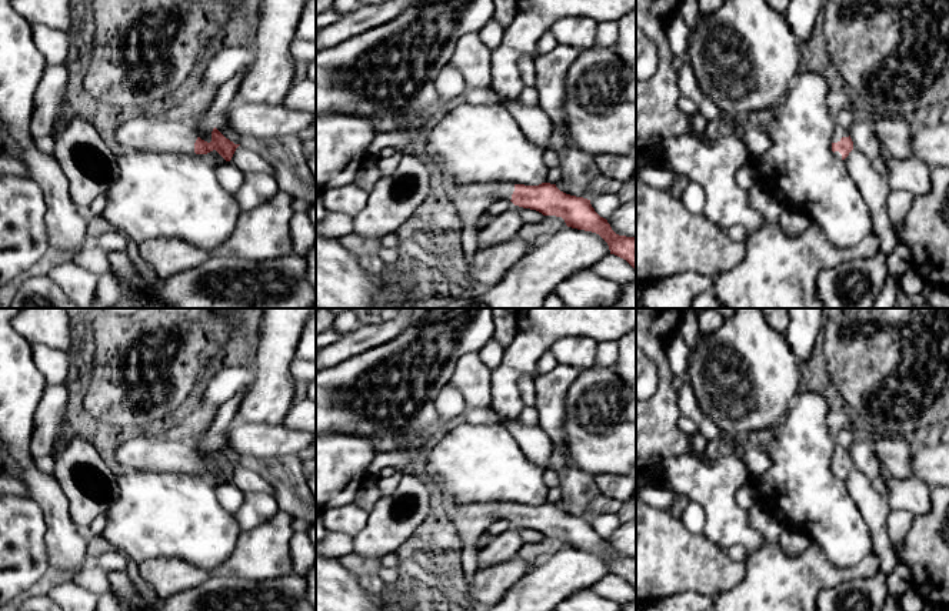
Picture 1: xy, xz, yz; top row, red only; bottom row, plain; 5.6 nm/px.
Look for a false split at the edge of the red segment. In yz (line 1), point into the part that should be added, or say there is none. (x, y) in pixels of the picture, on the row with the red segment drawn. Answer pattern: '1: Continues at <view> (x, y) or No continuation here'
1: Continues at yz (839, 132)

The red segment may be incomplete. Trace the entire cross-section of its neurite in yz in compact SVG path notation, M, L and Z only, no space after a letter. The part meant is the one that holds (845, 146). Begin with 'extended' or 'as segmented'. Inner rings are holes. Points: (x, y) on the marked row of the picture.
extended; M840 124L835 126L832 138L832 151L838 158L845 160L853 150L853 141L850 138L850 131L843 128Z

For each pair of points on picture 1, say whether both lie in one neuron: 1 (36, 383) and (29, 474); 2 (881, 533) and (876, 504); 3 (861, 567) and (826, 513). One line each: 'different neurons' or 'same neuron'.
1: same neuron
2: same neuron
3: different neurons

